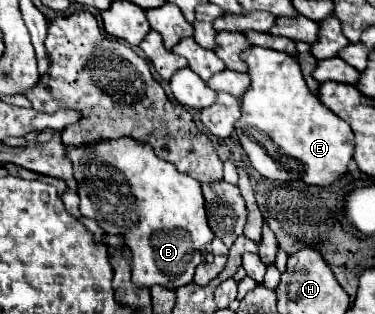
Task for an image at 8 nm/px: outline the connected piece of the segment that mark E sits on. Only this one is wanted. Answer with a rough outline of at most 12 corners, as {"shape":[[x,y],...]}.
{"shape":[[252,46],[234,136],[270,180],[330,186],[354,134],[294,56]]}

